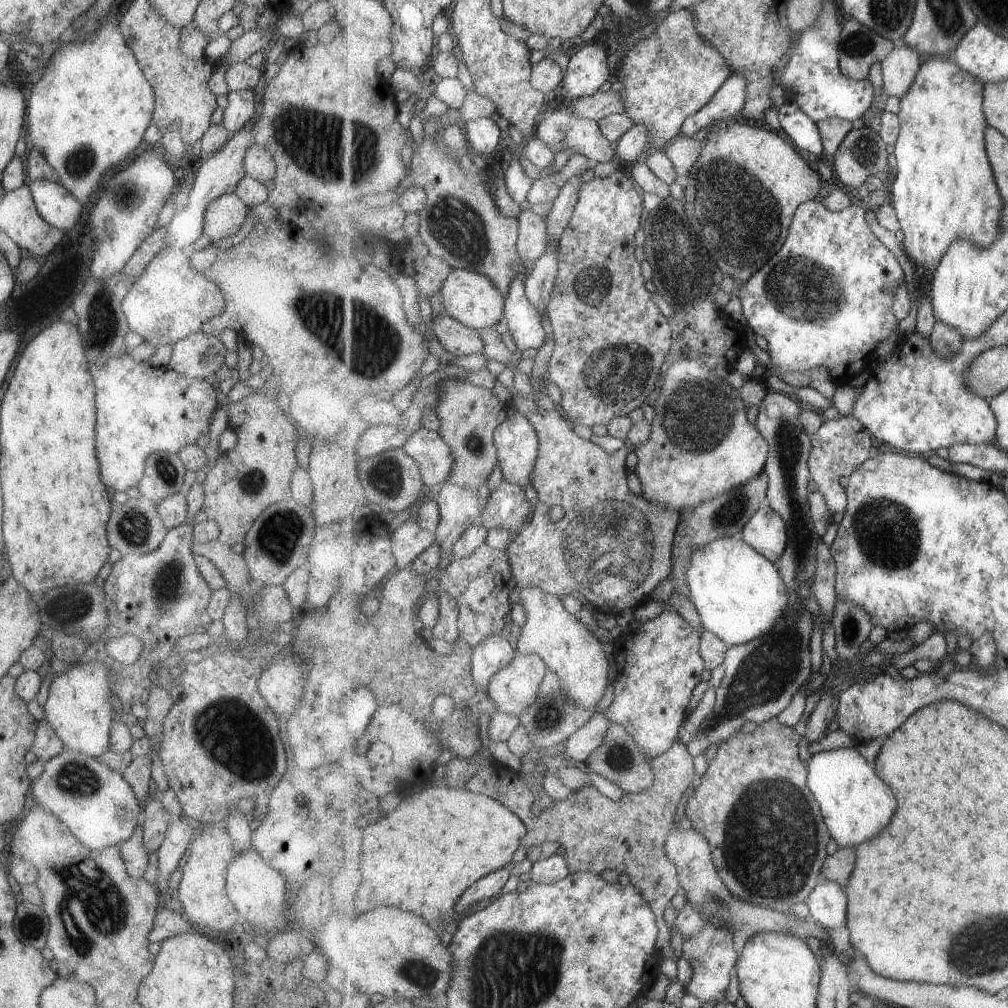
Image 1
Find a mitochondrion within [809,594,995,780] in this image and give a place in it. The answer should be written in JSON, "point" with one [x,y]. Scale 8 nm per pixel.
{"point":[849,628]}

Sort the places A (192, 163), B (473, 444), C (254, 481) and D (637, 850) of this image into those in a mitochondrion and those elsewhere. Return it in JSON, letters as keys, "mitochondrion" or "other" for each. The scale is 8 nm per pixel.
{"A":"other","B":"mitochondrion","C":"mitochondrion","D":"other"}

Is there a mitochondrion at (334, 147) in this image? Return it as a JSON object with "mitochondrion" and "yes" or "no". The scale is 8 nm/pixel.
{"mitochondrion":"yes"}

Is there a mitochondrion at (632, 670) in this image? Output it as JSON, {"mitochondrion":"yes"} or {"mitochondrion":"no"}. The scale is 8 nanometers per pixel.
{"mitochondrion":"no"}

